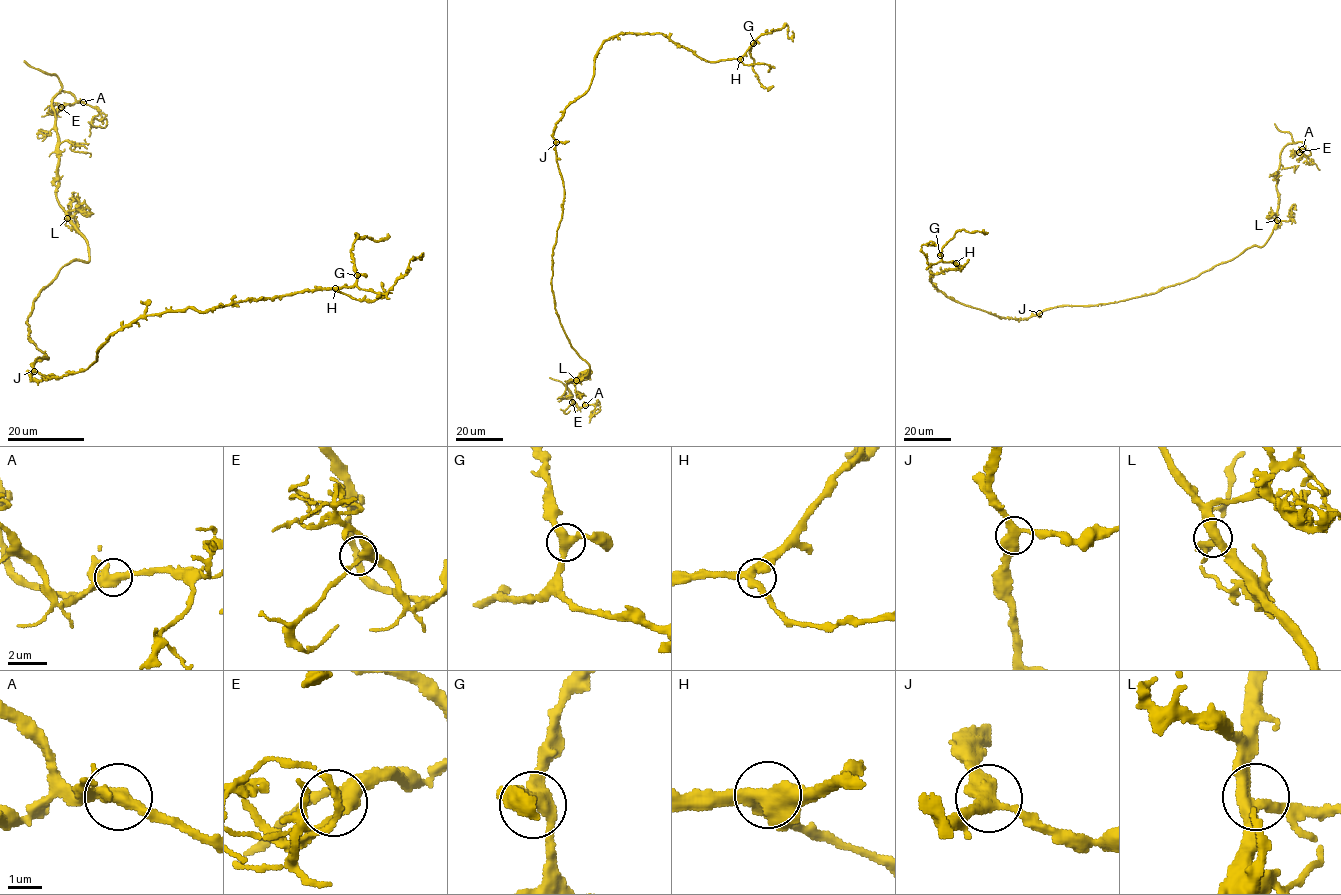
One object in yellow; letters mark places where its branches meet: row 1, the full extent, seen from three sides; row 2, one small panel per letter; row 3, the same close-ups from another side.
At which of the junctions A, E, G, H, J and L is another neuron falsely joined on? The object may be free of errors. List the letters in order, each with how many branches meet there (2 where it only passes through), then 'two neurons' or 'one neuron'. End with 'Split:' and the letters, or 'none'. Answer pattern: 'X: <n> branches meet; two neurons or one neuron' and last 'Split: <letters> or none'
A: 3 branches meet; one neuron
E: 3 branches meet; one neuron
G: 3 branches meet; one neuron
H: 3 branches meet; one neuron
J: 3 branches meet; one neuron
L: 3 branches meet; one neuron
Split: none

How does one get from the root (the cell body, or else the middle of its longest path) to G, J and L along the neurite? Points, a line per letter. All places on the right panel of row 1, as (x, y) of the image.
G: (1069, 306), (1014, 319), (956, 302), (931, 281), (931, 275), (958, 267), (944, 262), (940, 255)
J: (1069, 306), (1048, 308), (1039, 313)
L: (1069, 306), (1116, 303), (1154, 294), (1195, 278), (1253, 245), (1262, 246), (1277, 220)

